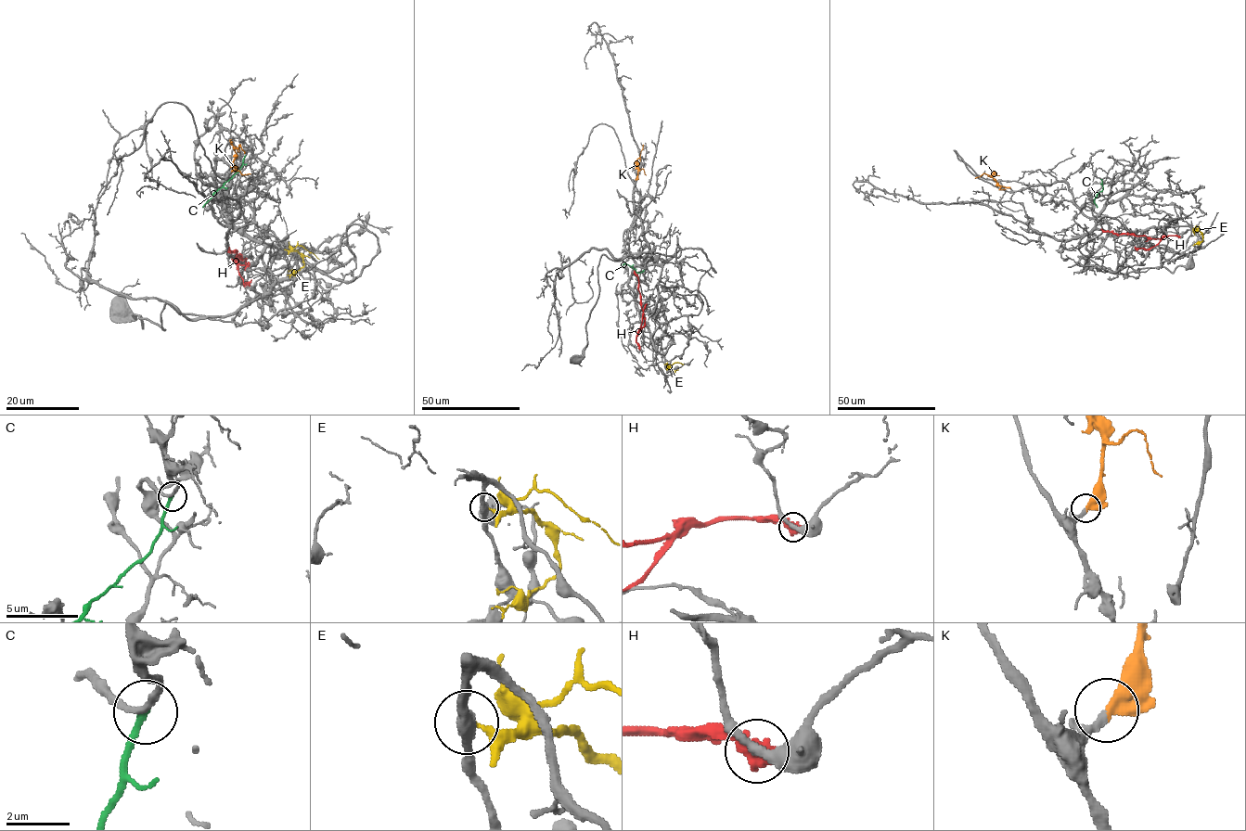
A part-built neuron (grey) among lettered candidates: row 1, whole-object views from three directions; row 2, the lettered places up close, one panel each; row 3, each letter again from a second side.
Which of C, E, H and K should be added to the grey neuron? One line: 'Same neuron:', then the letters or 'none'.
Same neuron: K

